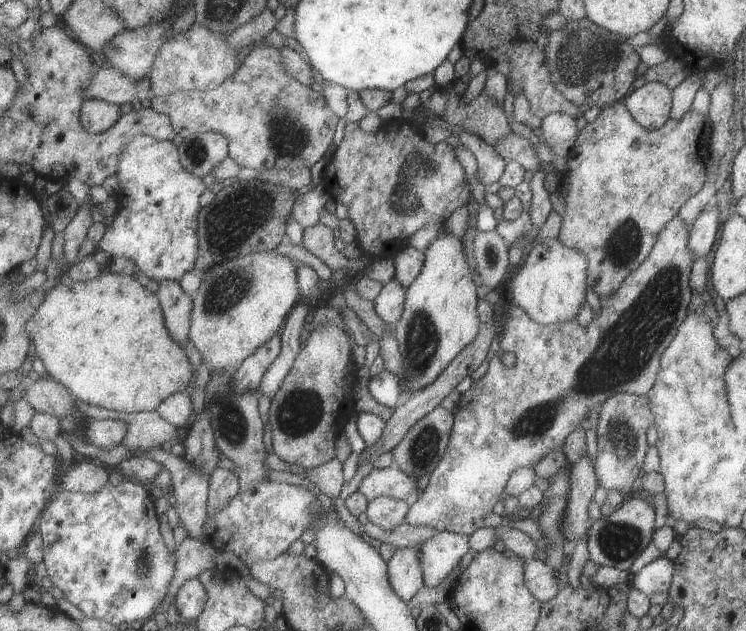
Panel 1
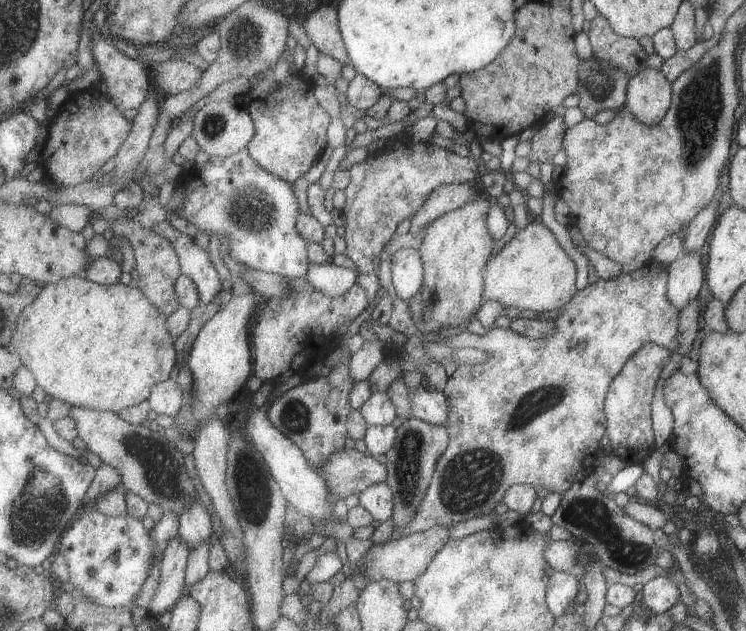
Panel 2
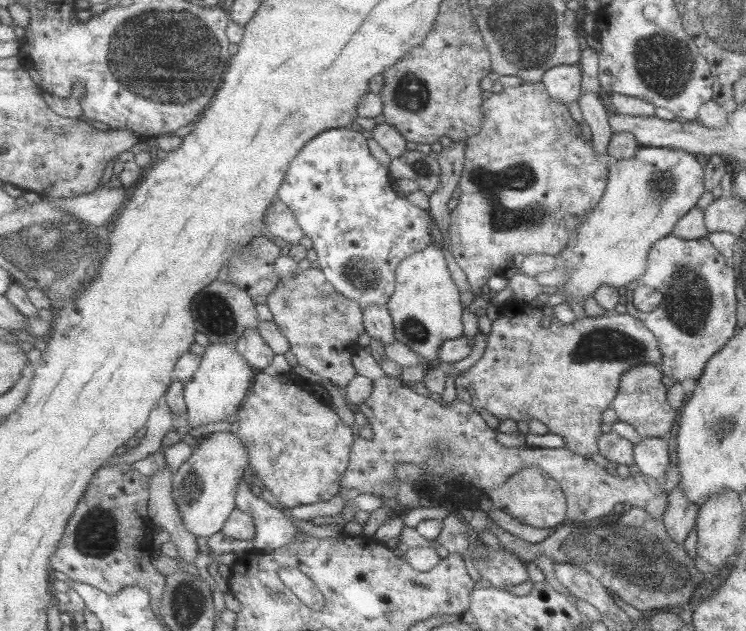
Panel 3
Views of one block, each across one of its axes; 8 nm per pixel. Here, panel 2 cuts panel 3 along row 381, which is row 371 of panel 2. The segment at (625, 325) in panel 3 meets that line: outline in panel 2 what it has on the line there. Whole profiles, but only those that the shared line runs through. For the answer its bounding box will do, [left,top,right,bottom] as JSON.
[390,261,679,539]

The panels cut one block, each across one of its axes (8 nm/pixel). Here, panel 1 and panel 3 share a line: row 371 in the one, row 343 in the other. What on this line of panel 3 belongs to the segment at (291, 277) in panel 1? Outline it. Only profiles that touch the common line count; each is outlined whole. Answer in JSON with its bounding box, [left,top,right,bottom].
[184,342,259,428]

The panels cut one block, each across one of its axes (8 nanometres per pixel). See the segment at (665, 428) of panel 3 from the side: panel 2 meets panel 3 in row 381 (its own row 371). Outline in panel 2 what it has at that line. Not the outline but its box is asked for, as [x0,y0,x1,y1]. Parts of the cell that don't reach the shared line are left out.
[603,342,669,463]

